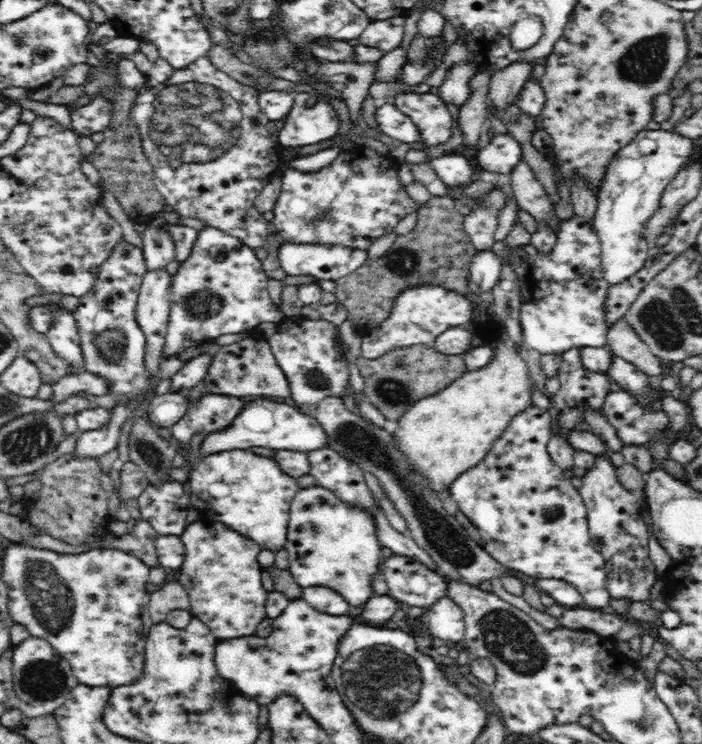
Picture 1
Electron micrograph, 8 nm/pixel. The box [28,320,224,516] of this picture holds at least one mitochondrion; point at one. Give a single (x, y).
(111, 342)

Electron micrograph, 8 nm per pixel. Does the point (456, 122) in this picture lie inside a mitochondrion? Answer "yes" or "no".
no

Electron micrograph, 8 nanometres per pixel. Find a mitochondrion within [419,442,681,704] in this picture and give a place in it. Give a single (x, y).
(508, 637)

